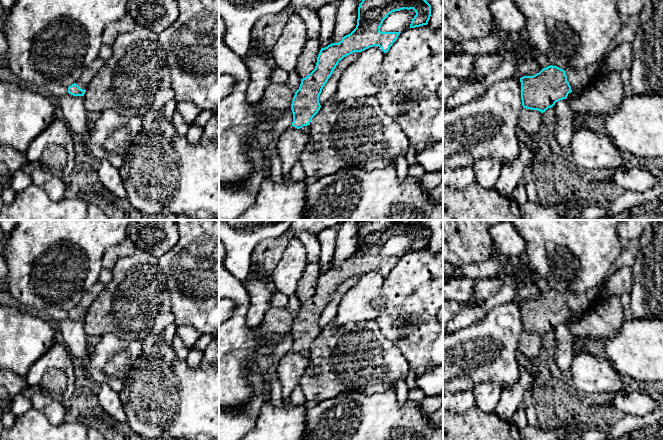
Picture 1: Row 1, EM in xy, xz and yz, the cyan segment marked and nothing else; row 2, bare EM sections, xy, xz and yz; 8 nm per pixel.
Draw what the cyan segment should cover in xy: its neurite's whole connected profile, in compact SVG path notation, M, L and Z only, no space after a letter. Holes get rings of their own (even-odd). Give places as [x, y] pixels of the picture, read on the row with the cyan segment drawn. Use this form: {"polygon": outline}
{"polygon": "M101 57L96 58L83 70L81 77L74 84L68 87L68 93L73 96L84 96L90 81L104 66L104 64L105 60Z"}

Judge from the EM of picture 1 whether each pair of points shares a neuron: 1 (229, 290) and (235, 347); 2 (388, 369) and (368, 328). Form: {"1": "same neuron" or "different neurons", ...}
{"1": "same neuron", "2": "same neuron"}

